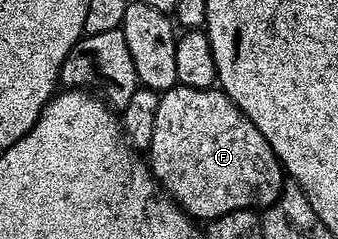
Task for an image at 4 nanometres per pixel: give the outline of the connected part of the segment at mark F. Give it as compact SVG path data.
M178 84L173 91L160 96L149 164L151 173L159 180L163 190L170 193L190 217L203 223L229 215L229 211L271 205L278 199L285 184L285 170L265 137L255 132L255 125L240 114L238 107L218 87L198 89Z

